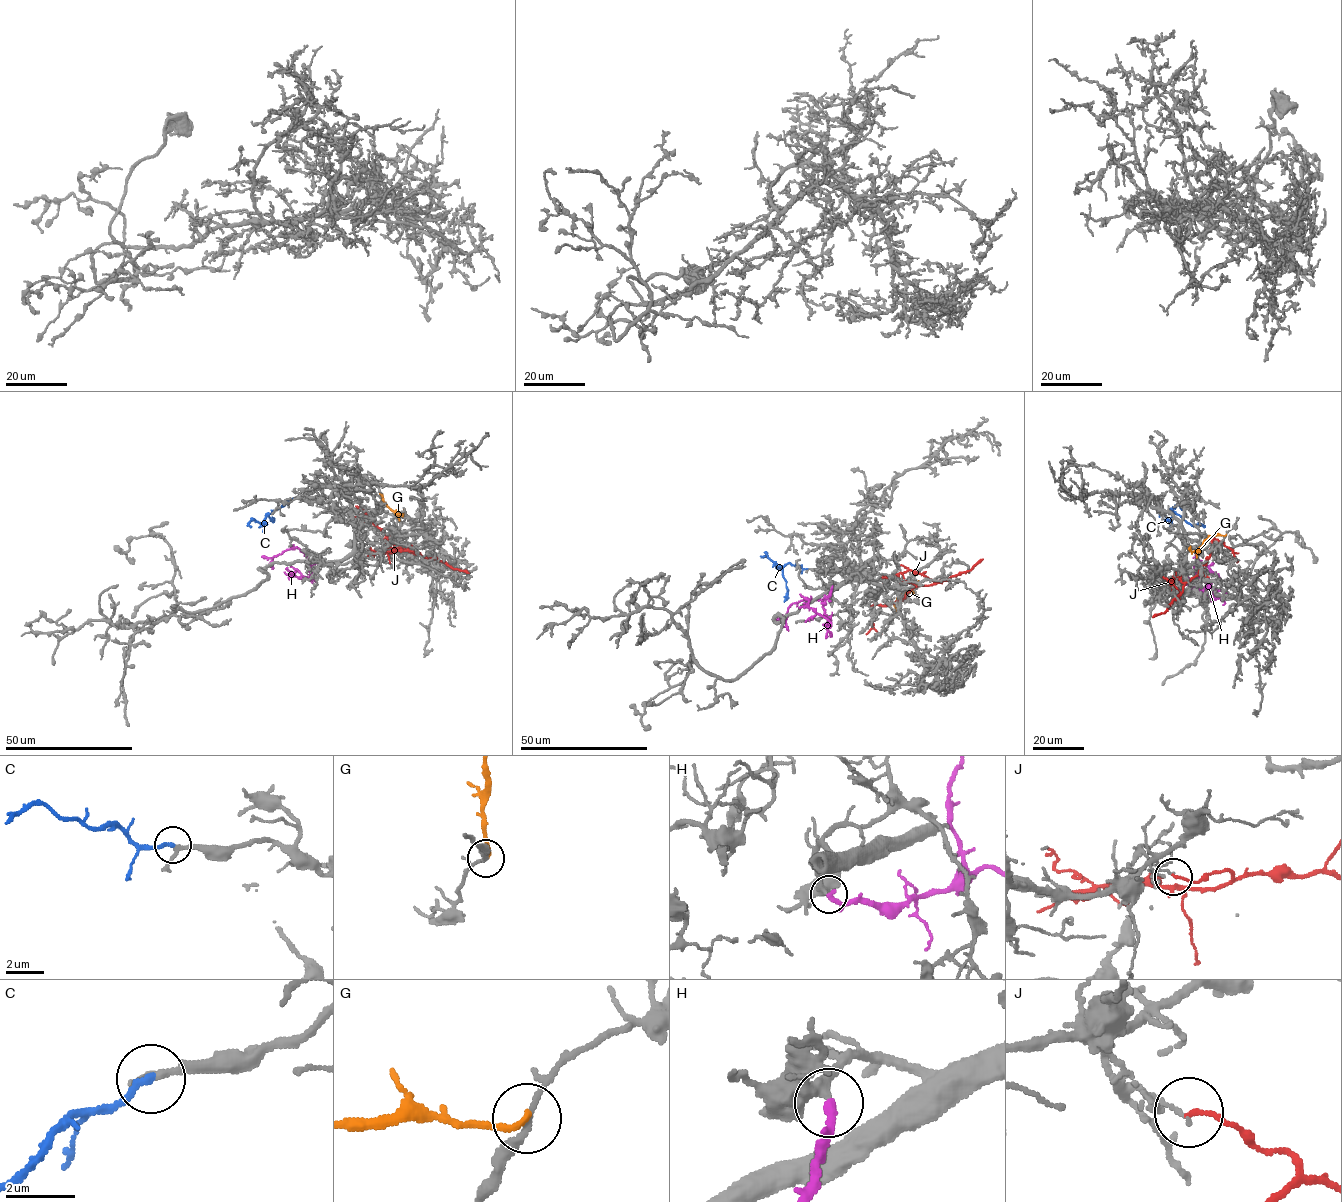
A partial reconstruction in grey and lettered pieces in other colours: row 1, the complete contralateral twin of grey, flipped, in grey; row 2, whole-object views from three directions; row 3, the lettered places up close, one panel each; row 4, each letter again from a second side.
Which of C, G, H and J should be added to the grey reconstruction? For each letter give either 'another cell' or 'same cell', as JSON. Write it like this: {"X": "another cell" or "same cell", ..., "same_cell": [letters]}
{"C": "same cell", "G": "another cell", "H": "same cell", "J": "another cell", "same_cell": ["C", "H"]}

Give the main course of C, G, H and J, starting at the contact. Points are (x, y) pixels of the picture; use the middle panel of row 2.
C: (807, 568), (788, 563), (782, 567), (787, 588), (784, 601)
G: (896, 615), (896, 600), (918, 582)
H: (832, 586), (823, 606), (829, 619), (827, 628), (830, 622), (809, 608), (809, 601), (800, 594)
J: (900, 565), (935, 583), (913, 587), (901, 600), (886, 606), (874, 606), (872, 628), (881, 634)

